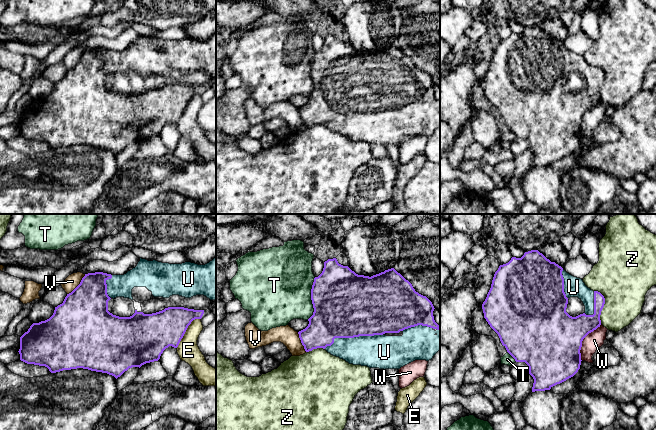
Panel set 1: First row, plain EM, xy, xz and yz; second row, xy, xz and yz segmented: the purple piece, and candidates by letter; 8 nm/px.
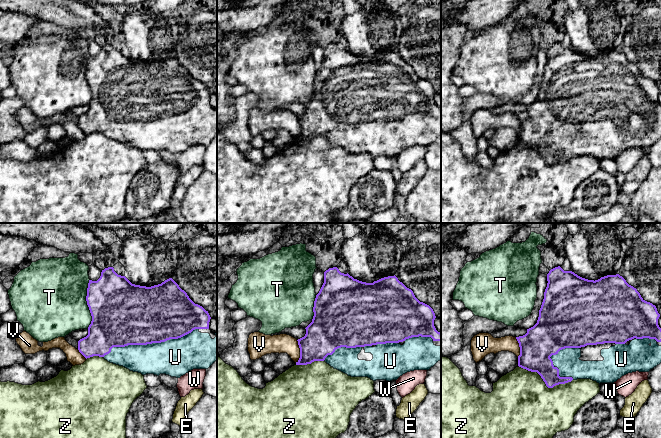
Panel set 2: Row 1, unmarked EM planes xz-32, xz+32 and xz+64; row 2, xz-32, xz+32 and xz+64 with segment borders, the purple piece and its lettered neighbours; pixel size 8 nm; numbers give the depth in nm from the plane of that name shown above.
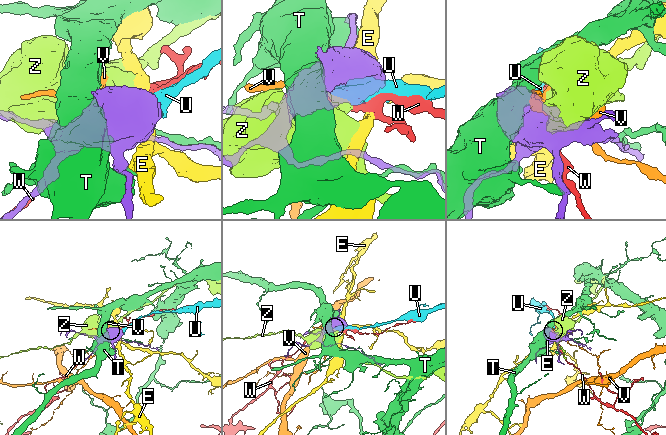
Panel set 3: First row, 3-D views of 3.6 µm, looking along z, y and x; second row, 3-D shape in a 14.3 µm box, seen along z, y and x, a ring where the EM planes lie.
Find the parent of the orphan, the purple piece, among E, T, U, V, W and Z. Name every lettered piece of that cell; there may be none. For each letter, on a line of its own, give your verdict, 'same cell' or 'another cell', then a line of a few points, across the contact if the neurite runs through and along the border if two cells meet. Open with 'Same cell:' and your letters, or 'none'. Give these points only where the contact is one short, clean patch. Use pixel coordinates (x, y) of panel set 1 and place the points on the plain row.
Same cell: U
E: another cell
T: another cell
U: same cell
V: another cell
W: another cell
Z: another cell

